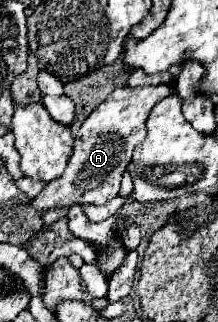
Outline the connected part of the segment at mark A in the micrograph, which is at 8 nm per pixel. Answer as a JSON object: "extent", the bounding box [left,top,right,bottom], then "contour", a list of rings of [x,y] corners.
{"extent":[32,84,174,210],"contour":[[[166,84],[140,86],[140,88],[116,88],[100,106],[80,126],[74,138],[74,154],[68,160],[64,174],[44,186],[44,190],[34,198],[32,206],[40,210],[50,210],[68,204],[106,204],[120,190],[120,180],[126,166],[132,160],[132,152],[140,140],[146,136],[146,118],[154,104],[174,90]]]}

